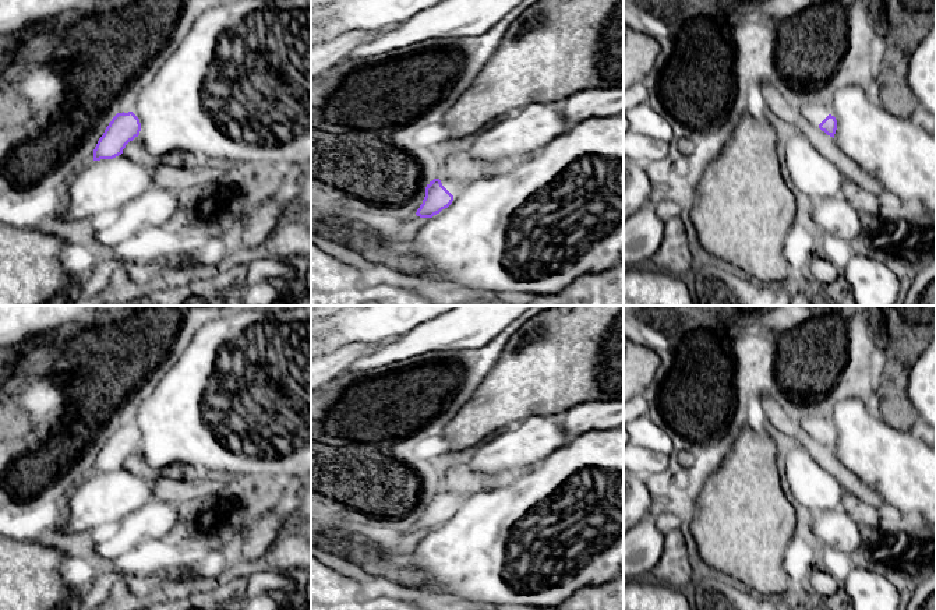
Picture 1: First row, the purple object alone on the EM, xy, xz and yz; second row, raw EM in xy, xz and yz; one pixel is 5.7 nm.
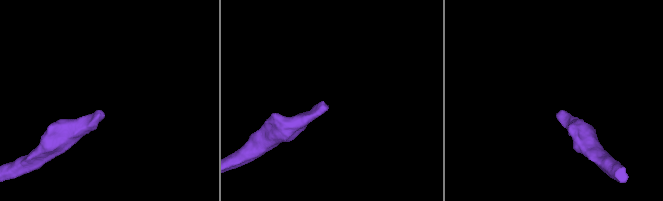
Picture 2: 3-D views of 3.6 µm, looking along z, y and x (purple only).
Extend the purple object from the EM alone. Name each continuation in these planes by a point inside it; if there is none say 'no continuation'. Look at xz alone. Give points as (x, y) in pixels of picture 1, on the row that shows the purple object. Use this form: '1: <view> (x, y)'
1: xz (455, 187)

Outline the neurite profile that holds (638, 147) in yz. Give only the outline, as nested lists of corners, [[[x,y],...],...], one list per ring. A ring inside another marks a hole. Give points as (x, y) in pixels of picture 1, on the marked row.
[[[631,128],[624,134],[624,155],[643,166],[667,156],[670,142],[654,140]]]

